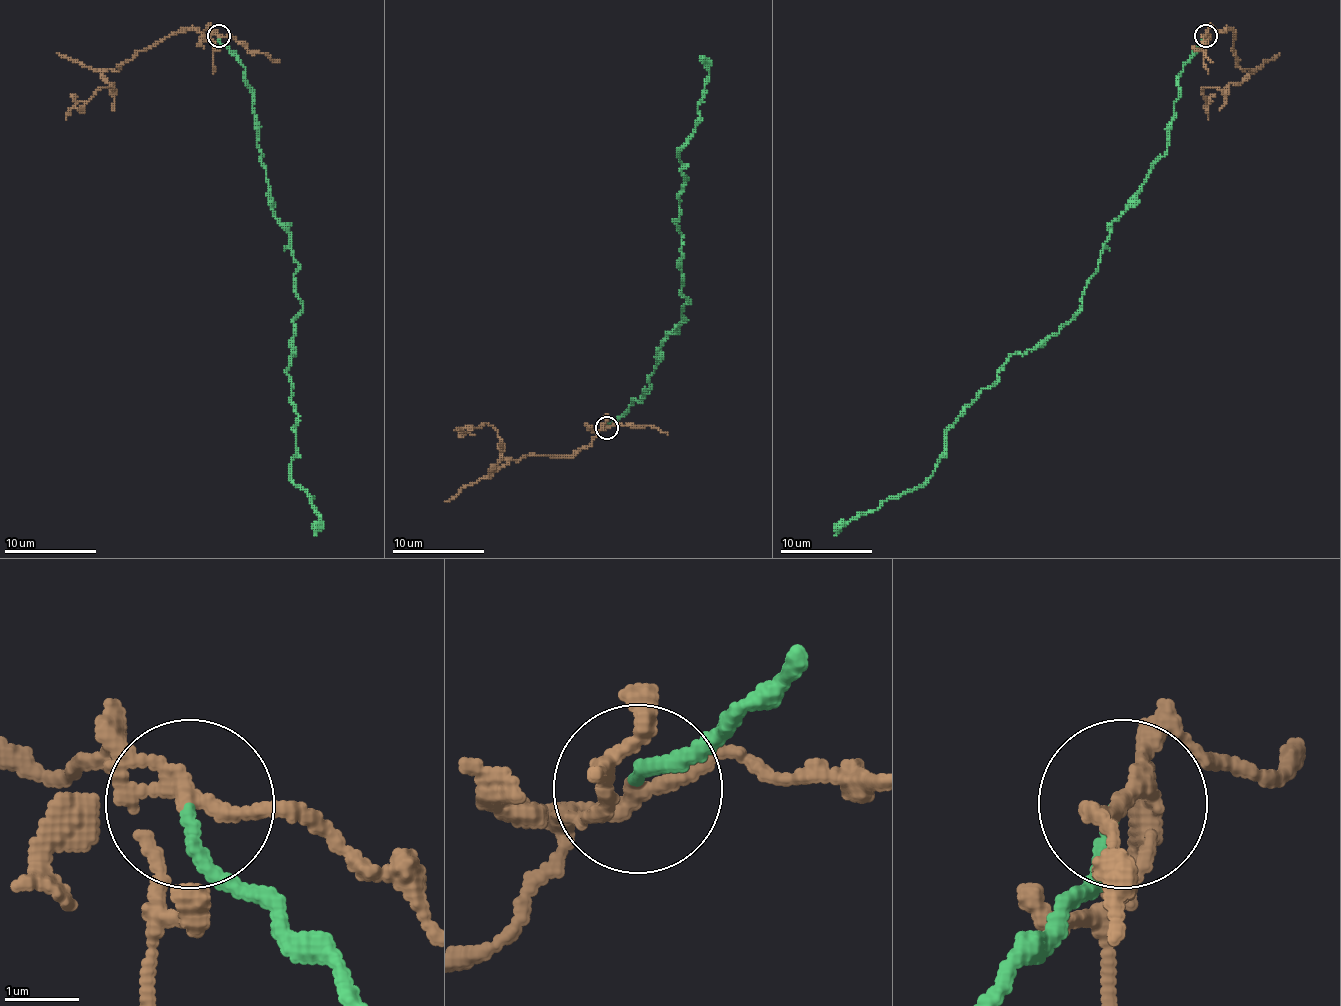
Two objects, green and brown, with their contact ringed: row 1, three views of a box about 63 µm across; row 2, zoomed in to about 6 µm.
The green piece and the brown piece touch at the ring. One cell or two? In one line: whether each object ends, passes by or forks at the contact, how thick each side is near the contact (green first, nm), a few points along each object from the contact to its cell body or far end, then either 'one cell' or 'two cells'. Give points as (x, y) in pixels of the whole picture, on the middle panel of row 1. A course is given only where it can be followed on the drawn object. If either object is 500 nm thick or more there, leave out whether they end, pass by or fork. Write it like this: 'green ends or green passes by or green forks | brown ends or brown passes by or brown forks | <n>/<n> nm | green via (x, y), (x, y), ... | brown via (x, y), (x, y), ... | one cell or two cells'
green ends | brown forks | 160/180 nm | green via (605, 425), (647, 389), (658, 347), (686, 320), (674, 221), (679, 148), (709, 74), (702, 56) | brown via (605, 428), (573, 453), (523, 455), (493, 471), (500, 444), (491, 425), (454, 430) | two cells

